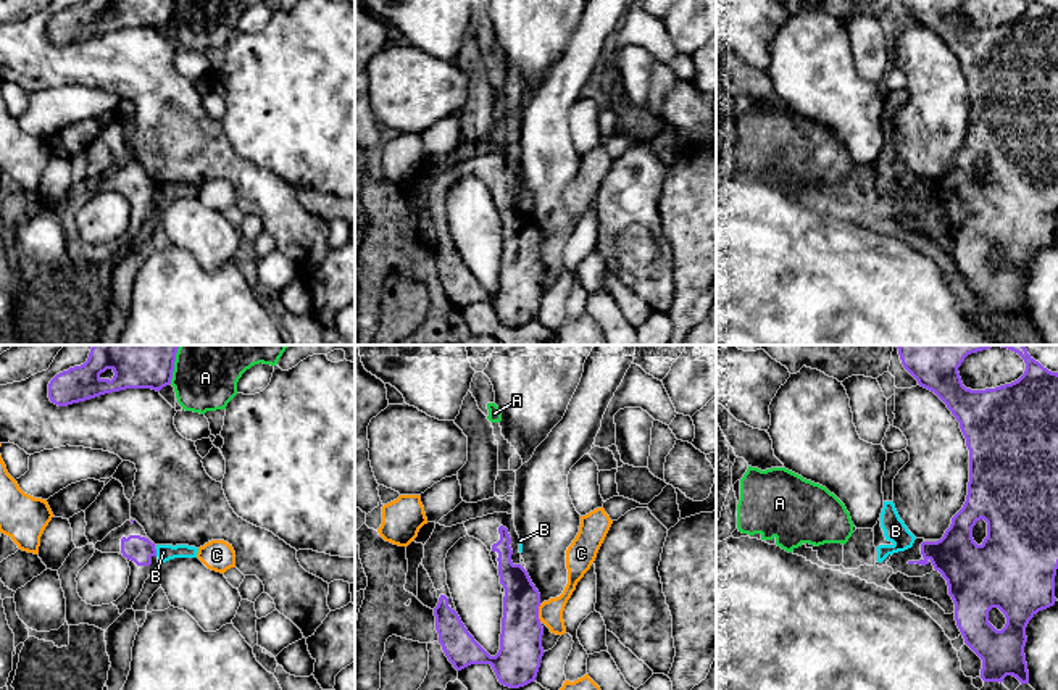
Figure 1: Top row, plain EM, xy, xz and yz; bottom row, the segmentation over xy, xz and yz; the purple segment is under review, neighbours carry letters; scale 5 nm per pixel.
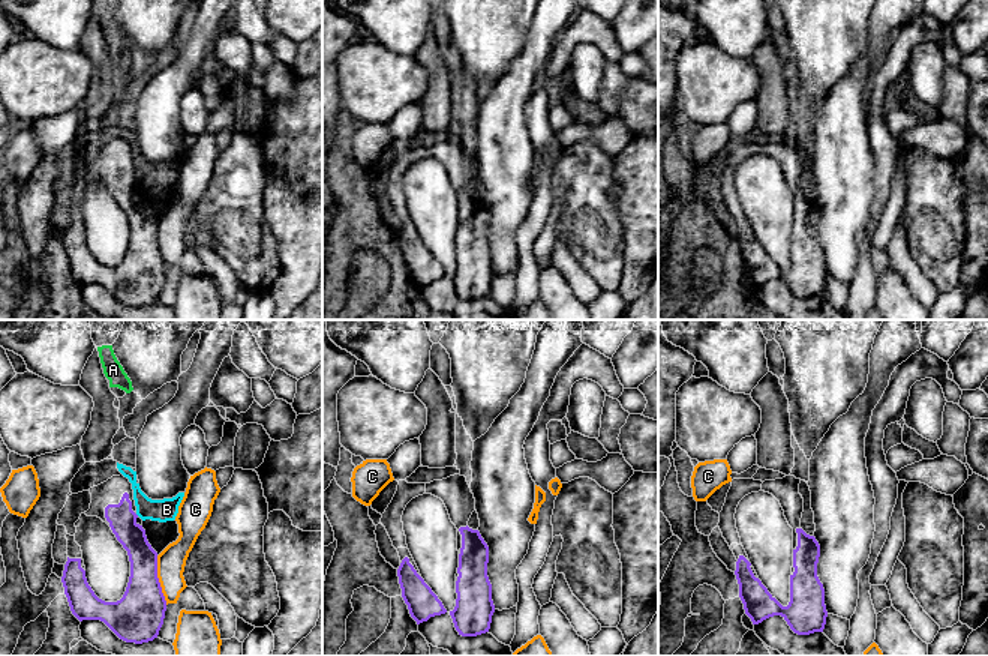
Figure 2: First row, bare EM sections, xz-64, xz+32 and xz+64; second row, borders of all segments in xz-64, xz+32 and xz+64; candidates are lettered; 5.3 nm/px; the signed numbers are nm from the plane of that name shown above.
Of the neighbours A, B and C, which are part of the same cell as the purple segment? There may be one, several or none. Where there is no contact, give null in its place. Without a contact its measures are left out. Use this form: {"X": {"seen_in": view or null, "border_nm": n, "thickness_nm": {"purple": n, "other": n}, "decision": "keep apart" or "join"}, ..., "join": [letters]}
{"A": {"seen_in": "xy", "border_nm": 110, "thickness_nm": {"purple": 140, "other": 260}, "decision": "keep apart"}, "B": {"seen_in": "xy", "border_nm": 30, "thickness_nm": {"purple": 130, "other": 80}, "decision": "join"}, "C": {"seen_in": "xz", "border_nm": 90, "thickness_nm": {"purple": 220, "other": 120}, "decision": "keep apart"}, "join": ["B"]}

